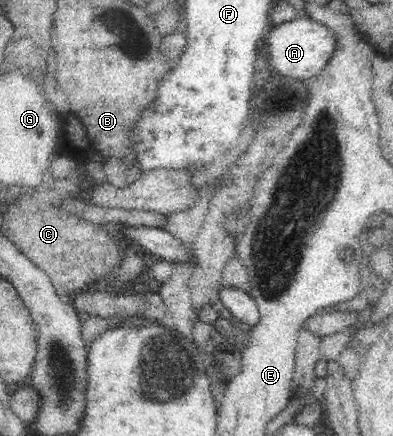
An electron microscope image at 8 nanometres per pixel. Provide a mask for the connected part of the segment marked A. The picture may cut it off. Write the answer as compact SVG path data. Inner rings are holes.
M295 19L279 26L272 26L267 33L267 53L273 73L299 81L311 81L322 73L334 50L333 32L309 19Z

